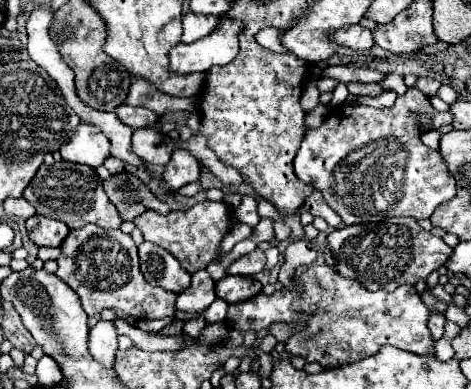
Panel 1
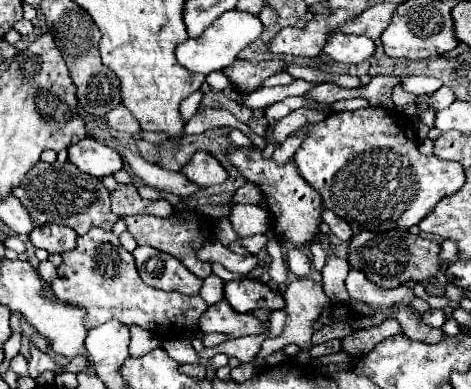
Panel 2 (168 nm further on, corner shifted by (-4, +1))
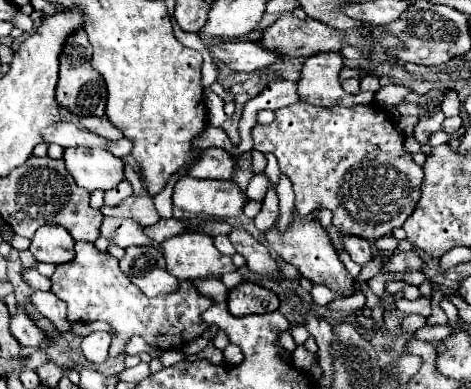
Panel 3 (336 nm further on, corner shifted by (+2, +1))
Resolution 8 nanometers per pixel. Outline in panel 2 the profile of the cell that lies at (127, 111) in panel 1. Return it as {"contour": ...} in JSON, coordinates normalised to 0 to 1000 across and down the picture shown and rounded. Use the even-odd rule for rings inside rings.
{"contour":[[[251,272],[242,278],[238,288],[225,293],[225,314],[238,334],[251,334],[251,339],[263,339],[272,350],[285,350],[285,344],[297,344],[297,314],[280,298],[280,288],[268,278],[268,272]]]}

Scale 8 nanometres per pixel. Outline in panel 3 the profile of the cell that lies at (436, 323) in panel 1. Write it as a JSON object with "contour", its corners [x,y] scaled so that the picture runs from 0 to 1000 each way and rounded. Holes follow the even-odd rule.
{"contour":[[[892,761],[887,771],[879,771],[879,776],[845,776],[841,781],[845,787],[845,797],[849,802],[858,802],[858,807],[892,807],[892,812],[913,812],[913,802],[917,802],[917,792],[913,792],[913,766],[904,766],[904,761]]]}

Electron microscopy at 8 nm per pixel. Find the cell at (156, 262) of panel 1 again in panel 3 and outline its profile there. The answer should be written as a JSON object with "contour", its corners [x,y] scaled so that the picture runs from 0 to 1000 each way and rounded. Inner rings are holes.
{"contour":[[[276,632],[255,668],[259,699],[314,766],[378,746],[382,720],[357,704],[348,658],[335,632]]]}

